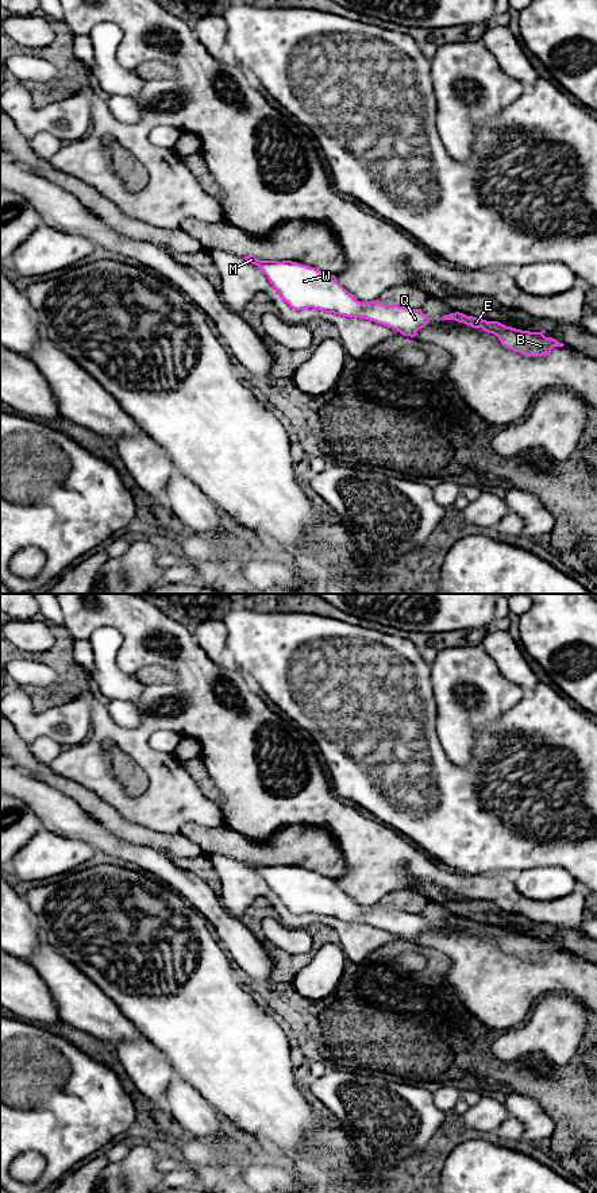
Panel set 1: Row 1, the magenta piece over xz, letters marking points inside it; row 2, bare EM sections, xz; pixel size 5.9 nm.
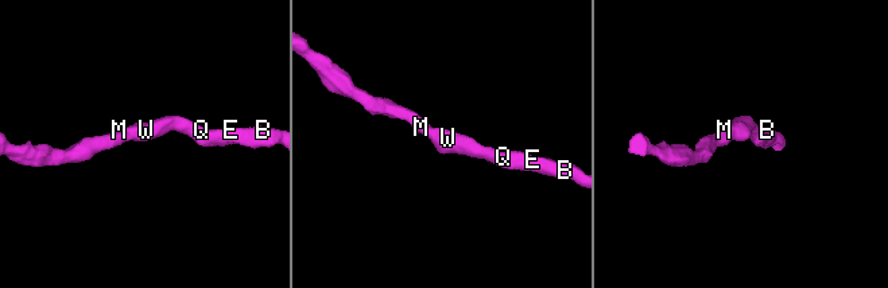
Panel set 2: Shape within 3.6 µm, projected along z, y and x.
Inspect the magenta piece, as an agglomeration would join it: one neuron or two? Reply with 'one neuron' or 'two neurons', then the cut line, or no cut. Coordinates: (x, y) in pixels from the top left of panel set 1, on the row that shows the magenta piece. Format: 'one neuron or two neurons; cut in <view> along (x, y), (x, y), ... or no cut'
one neuron; no cut

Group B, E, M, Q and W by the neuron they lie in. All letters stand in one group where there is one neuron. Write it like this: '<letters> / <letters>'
B E M Q W

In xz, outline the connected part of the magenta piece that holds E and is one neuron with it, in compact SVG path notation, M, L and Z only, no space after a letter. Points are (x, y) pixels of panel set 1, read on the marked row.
M459 312L444 314L442 318L482 328L485 332L496 335L505 348L527 356L543 356L550 354L554 347L565 345L552 337L546 337L542 332L521 331L498 321L486 321Z

